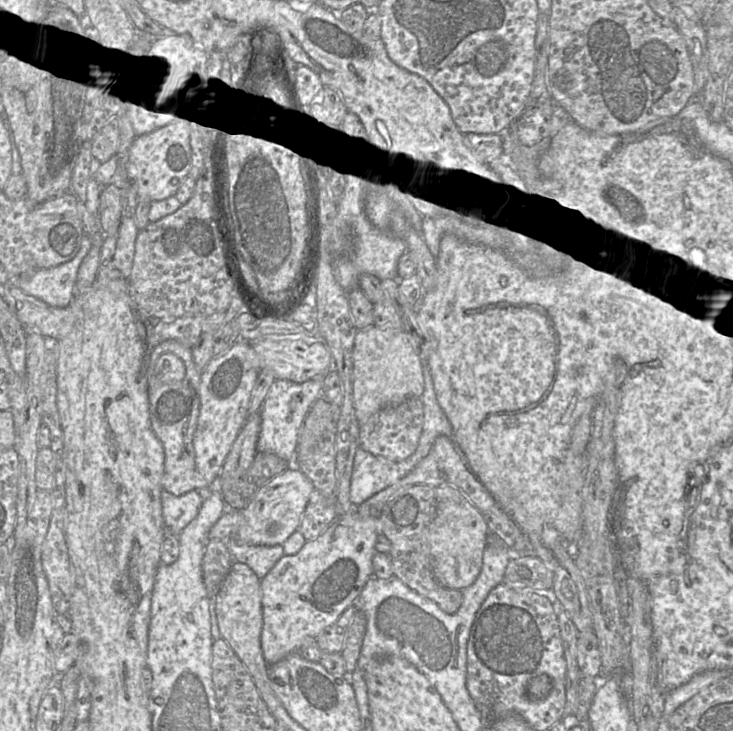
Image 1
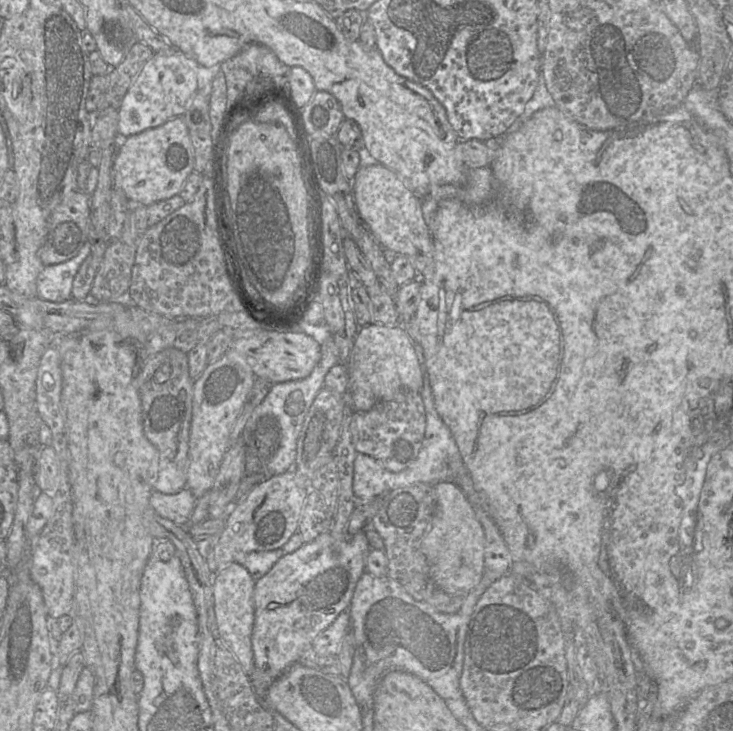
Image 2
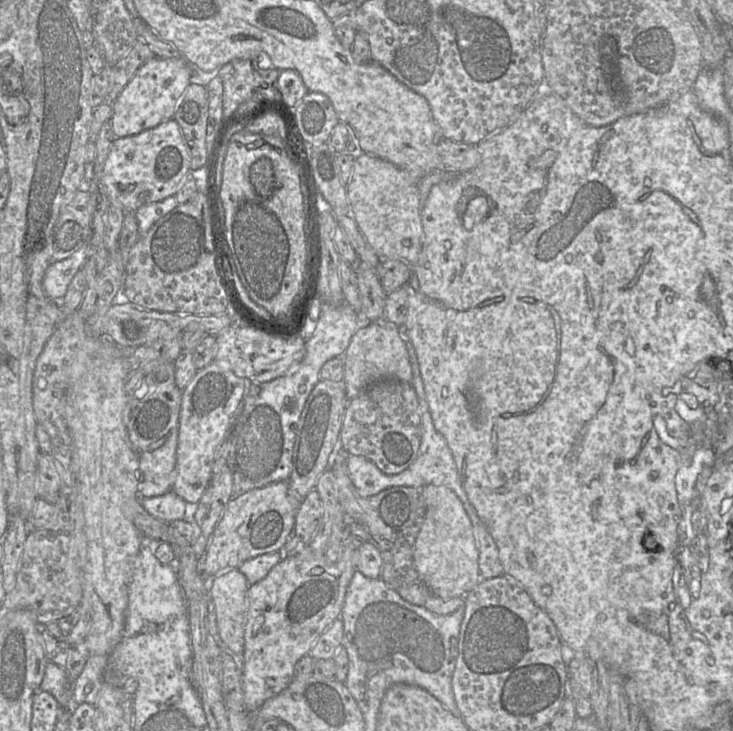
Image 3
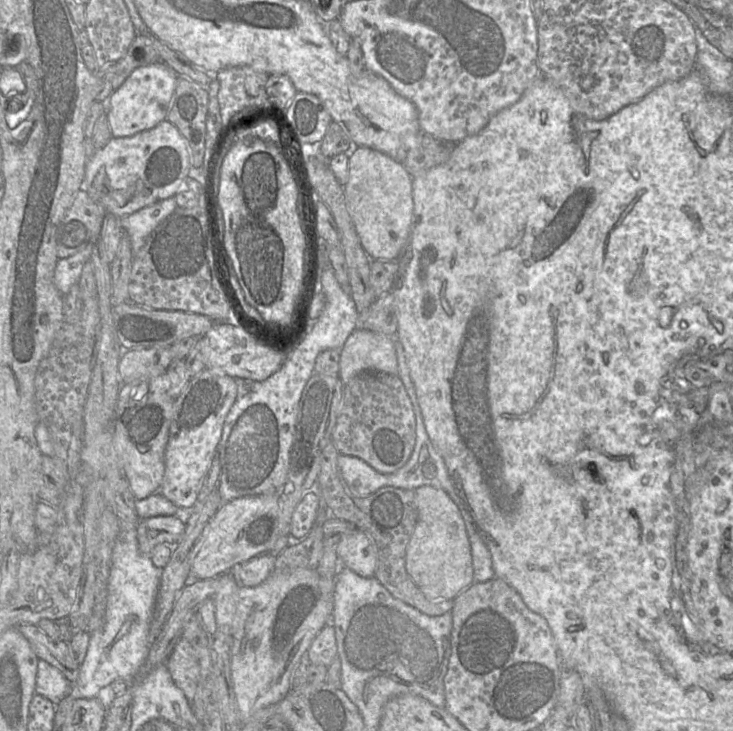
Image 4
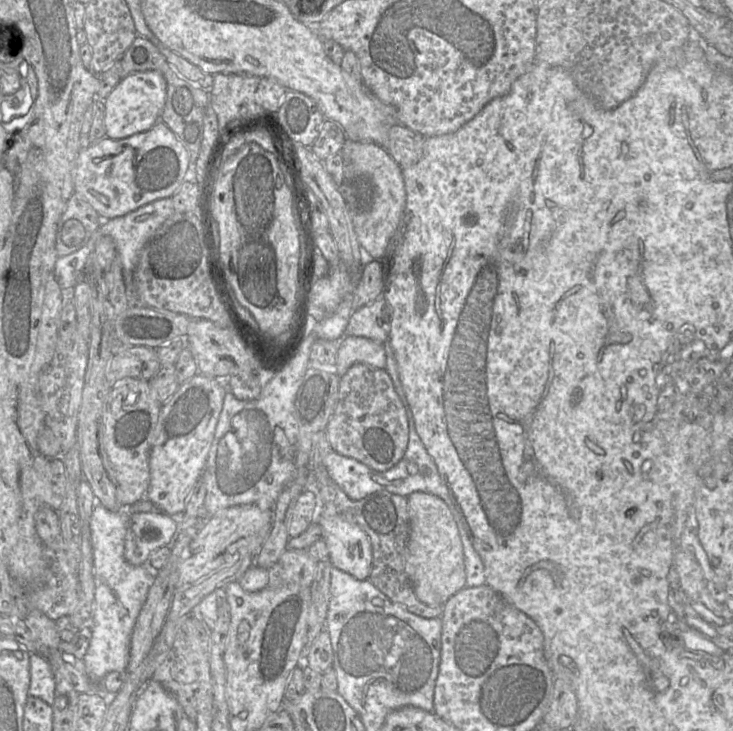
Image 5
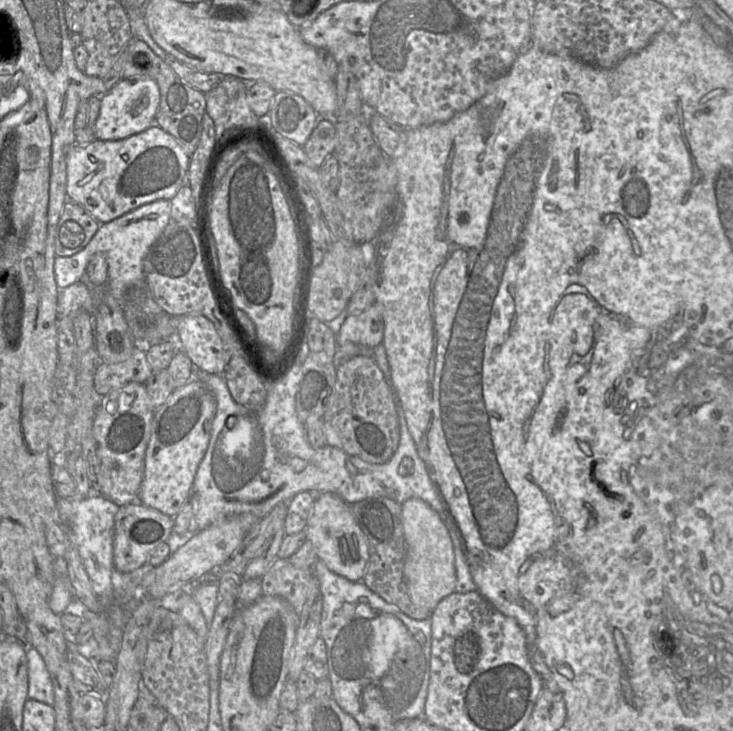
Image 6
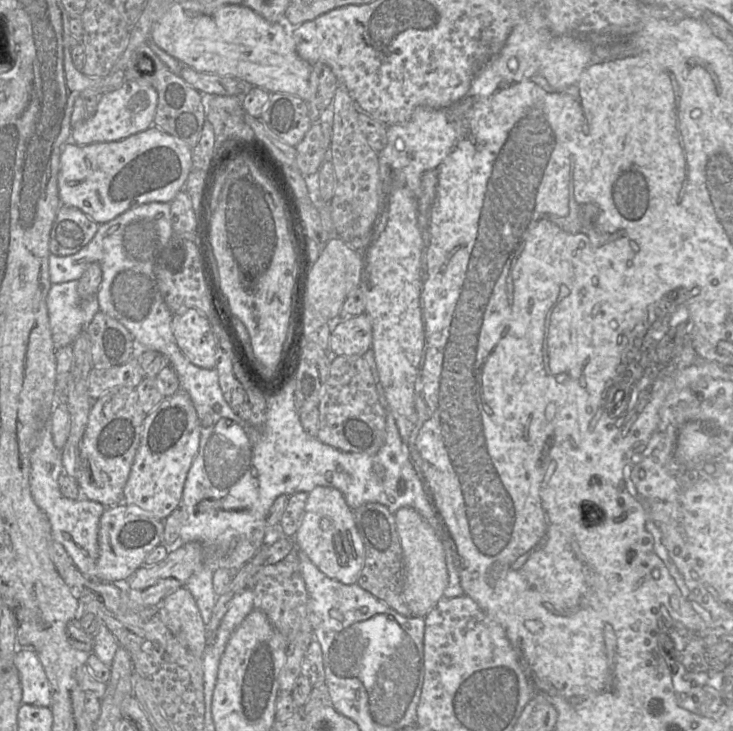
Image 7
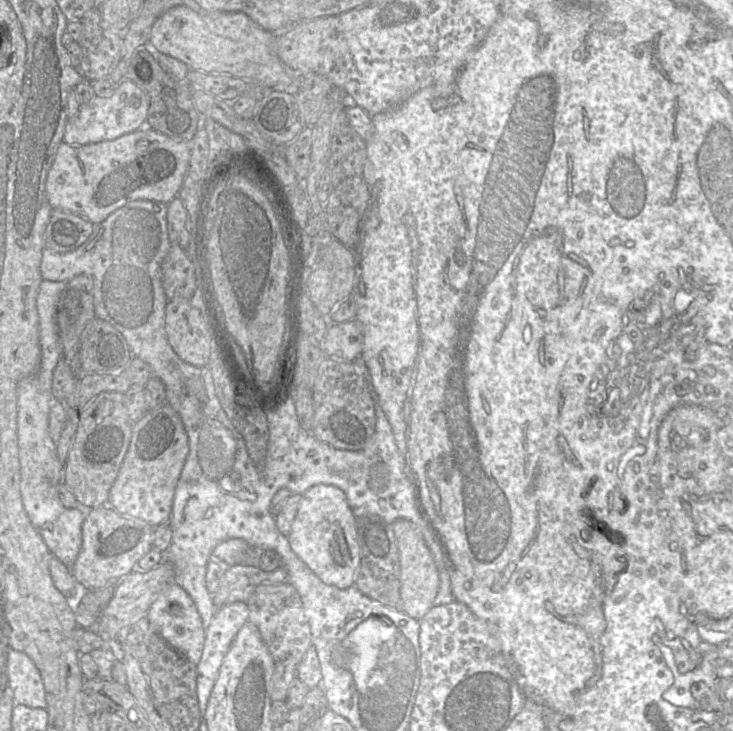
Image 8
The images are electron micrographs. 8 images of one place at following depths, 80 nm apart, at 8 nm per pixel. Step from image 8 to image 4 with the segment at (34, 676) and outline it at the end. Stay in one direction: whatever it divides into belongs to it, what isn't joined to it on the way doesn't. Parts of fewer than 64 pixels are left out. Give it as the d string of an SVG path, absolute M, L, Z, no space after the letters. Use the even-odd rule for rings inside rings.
M39 659L35 694L44 696L57 706L71 692L72 684L64 675L45 660Z

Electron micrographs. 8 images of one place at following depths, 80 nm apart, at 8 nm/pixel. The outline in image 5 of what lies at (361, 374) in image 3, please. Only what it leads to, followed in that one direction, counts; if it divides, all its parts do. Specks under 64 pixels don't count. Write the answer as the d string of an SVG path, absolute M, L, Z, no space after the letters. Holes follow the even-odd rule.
M344 335L339 341L336 374L339 377L343 376L355 363L365 363L385 369L386 353L383 343L366 337Z

